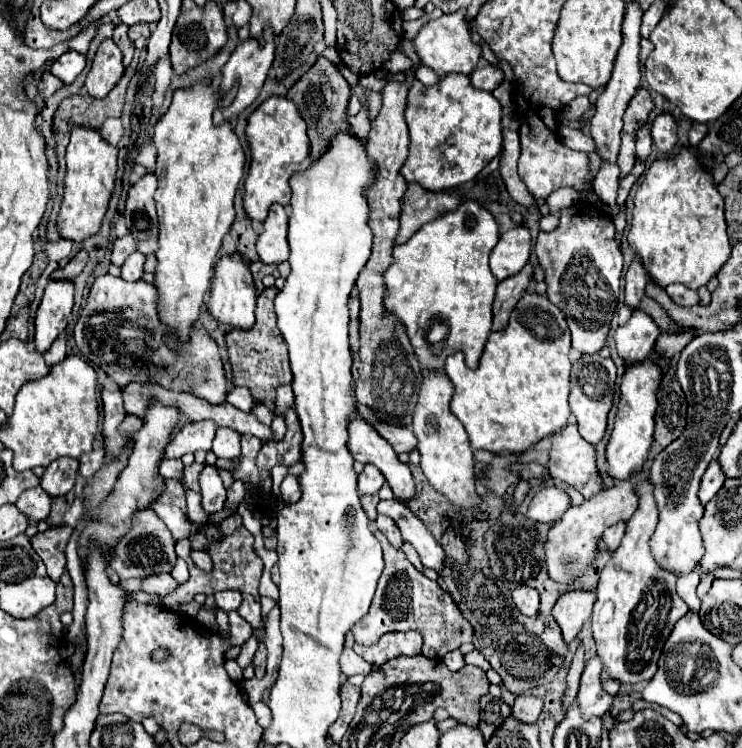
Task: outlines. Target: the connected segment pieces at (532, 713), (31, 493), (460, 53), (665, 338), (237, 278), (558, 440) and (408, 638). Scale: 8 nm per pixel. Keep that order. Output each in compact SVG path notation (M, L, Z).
M520 695L512 707L512 715L524 723L536 723L544 709L542 697L536 695Z
M40 487L36 489L28 489L24 491L18 501L16 501L16 507L28 515L30 523L36 523L36 521L42 521L48 517L50 513L50 495L46 495L46 491L42 491Z
M466 9L428 21L420 29L420 33L414 37L414 47L416 47L422 63L428 65L436 75L448 75L448 73L470 75L482 57L480 43L472 41L470 21L466 21Z
M686 327L686 333L682 335L668 335L668 333L662 333L656 341L656 347L662 351L664 359L660 361L660 365L672 365L672 359L674 355L678 355L694 337L694 331L692 327Z
M240 253L232 255L222 255L220 261L216 263L214 271L214 281L210 289L210 301L208 301L208 311L226 327L234 329L250 329L254 325L254 311L256 311L256 289L252 281L252 273L248 269L248 263Z
M570 421L558 435L552 435L546 467L554 479L562 479L576 487L584 499L604 489L604 481L596 467L596 449L582 439L576 421Z
M416 631L408 633L386 633L376 645L364 647L364 645L354 645L354 651L368 661L370 665L384 665L390 659L396 659L400 655L418 655L422 647L422 635Z

